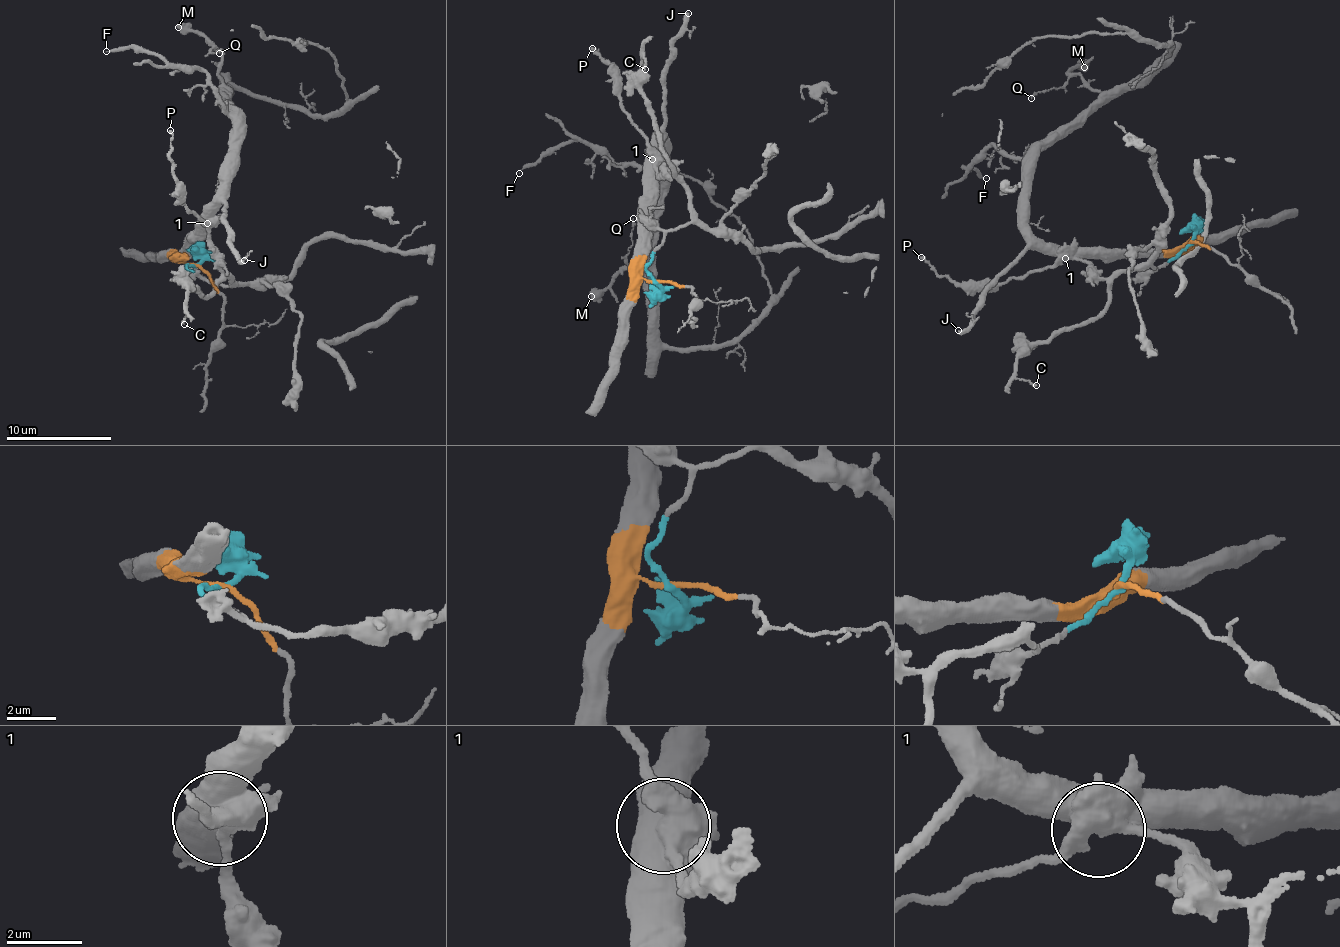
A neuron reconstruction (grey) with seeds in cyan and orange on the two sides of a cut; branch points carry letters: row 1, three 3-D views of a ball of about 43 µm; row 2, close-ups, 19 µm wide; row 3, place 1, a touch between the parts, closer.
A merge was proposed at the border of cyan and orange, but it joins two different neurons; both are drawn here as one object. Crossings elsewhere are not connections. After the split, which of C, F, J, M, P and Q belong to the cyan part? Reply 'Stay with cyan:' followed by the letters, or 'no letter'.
Stay with cyan: C, P

